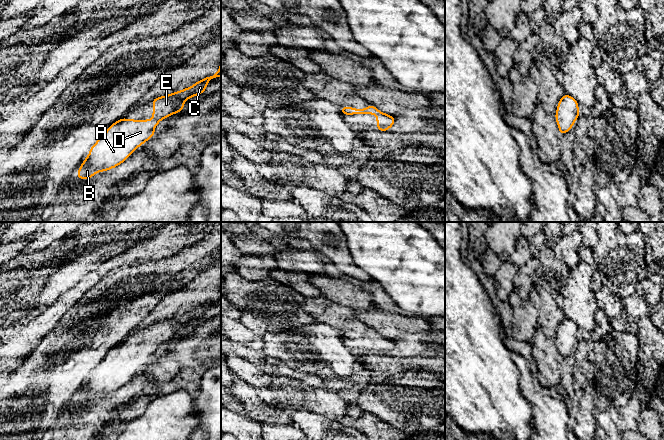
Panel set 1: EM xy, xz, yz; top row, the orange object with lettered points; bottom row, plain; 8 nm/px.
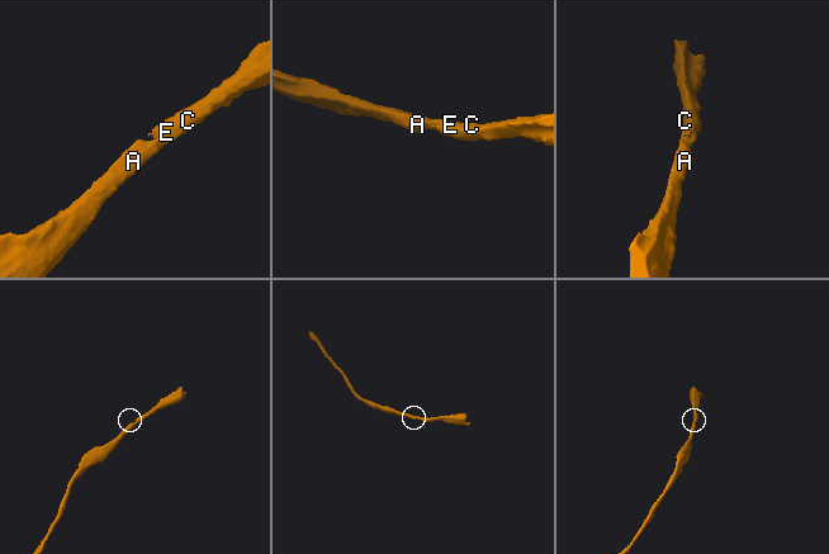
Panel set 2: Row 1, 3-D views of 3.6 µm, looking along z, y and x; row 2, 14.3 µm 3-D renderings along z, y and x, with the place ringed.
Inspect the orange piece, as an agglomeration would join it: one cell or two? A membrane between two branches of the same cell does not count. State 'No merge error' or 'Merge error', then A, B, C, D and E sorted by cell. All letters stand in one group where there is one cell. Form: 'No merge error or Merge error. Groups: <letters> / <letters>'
No merge error. Groups: A B C D E

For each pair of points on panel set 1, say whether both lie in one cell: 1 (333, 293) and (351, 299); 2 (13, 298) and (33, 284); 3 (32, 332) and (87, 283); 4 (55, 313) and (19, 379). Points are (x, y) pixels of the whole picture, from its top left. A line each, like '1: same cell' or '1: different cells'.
1: same cell
2: same cell
3: same cell
4: different cells

